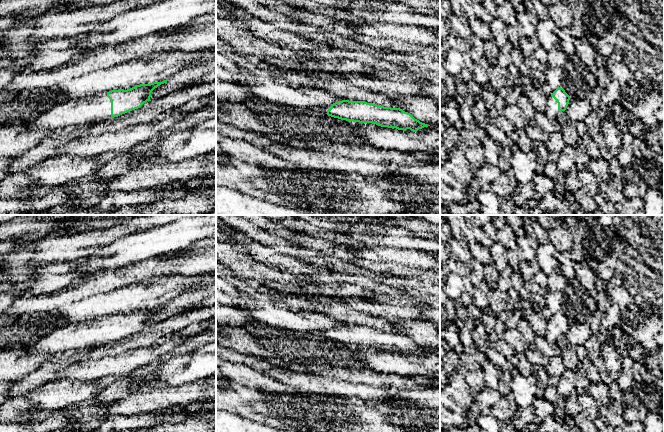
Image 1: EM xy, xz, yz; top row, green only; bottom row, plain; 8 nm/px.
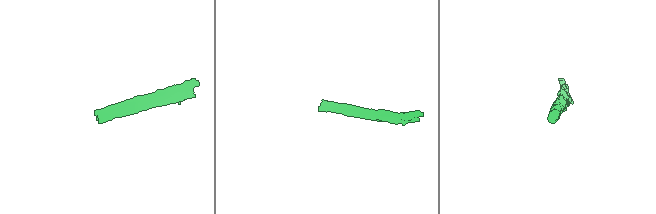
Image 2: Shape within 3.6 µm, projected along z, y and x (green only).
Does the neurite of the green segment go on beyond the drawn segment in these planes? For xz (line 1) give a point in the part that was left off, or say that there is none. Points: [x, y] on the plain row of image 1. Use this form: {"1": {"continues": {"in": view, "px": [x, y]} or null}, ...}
{"1": {"continues": {"in": "xz", "px": [324, 333]}}}

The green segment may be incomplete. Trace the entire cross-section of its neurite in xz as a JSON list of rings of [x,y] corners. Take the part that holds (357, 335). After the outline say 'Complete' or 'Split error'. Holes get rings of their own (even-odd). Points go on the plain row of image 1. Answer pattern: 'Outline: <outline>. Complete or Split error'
Outline: [[[342,324],[328,330],[319,331],[317,334],[341,344],[372,347],[403,355],[410,353],[417,356],[419,353],[430,350],[420,346],[400,332],[384,331],[365,325]]]. Split error

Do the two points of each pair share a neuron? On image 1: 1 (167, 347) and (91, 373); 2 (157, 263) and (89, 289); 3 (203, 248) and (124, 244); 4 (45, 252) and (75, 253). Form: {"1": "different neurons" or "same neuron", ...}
{"1": "same neuron", "2": "same neuron", "3": "different neurons", "4": "same neuron"}

